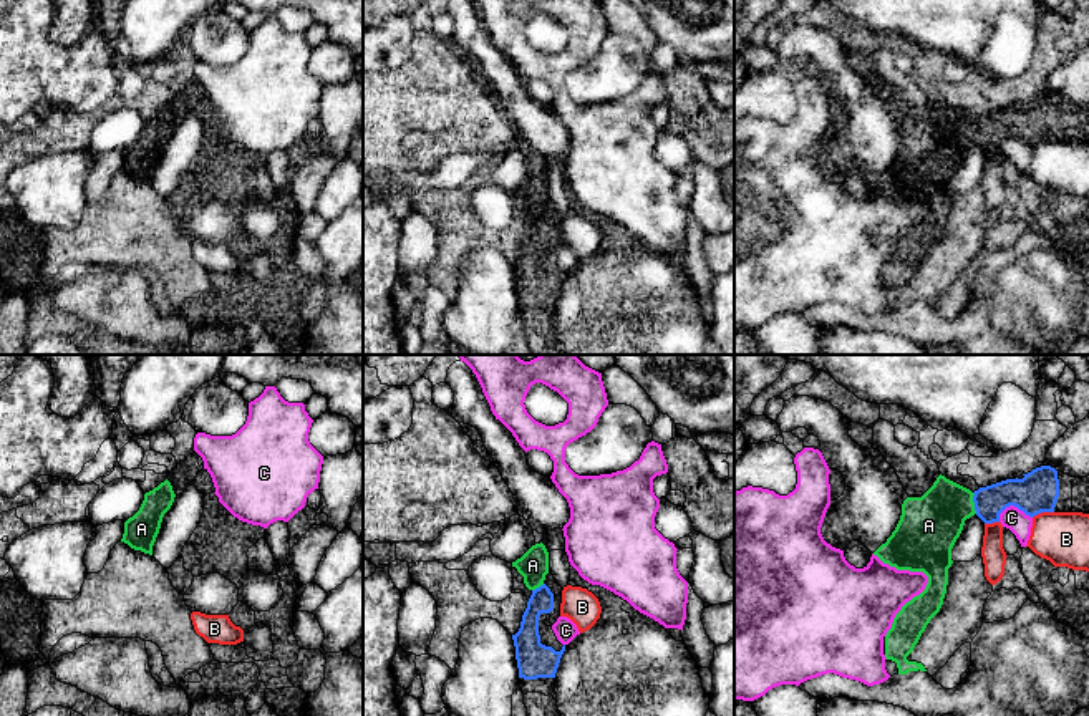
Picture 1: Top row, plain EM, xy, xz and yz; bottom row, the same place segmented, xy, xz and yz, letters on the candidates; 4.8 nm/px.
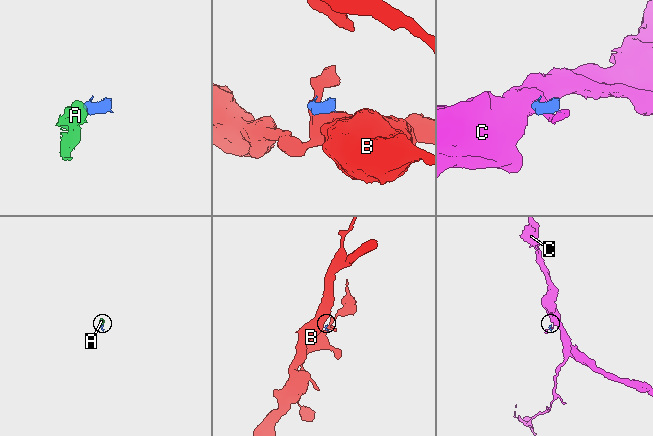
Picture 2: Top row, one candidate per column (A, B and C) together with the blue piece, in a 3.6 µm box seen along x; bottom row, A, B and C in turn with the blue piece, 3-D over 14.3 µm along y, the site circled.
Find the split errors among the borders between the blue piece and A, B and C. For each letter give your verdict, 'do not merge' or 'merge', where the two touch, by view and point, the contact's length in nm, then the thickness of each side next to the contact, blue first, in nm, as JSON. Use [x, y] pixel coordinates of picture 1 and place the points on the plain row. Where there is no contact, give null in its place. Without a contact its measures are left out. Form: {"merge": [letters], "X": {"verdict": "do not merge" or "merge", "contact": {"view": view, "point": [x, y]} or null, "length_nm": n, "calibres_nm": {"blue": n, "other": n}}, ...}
{"merge": ["A"], "A": {"verdict": "merge", "contact": {"view": "yz", "point": [973, 130]}, "length_nm": 110, "calibres_nm": {"blue": 150, "other": 300}}, "B": {"verdict": "do not merge", "contact": {"view": "yz", "point": [1043, 140]}, "length_nm": 110, "calibres_nm": {"blue": 200, "other": 260}}, "C": {"verdict": "do not merge", "contact": {"view": "yz", "point": [1015, 135]}, "length_nm": 170, "calibres_nm": {"blue": 200, "other": 110}}}

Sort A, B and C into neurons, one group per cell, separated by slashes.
A / B / C

